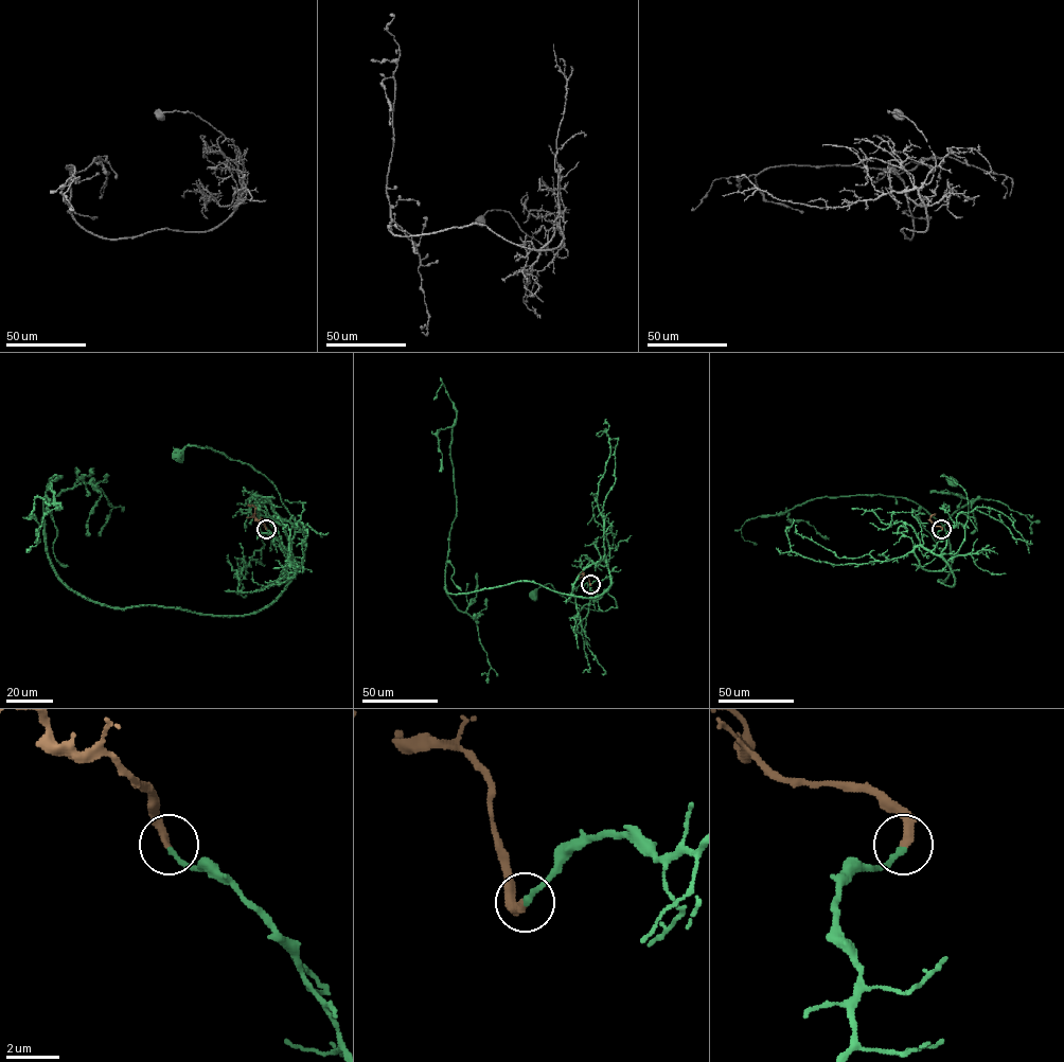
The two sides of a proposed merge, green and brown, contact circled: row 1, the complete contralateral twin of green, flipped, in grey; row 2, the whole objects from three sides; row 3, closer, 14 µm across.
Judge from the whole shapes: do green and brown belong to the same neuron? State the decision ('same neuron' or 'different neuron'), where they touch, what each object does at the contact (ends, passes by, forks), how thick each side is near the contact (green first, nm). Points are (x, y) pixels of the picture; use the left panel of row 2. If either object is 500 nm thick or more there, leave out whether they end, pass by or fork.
same neuron | (266, 529) | green ends | brown ends | 200/300 nm

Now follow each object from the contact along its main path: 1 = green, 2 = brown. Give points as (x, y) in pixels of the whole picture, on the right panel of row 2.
1: (942, 530), (932, 551), (955, 554), (964, 538), (969, 506), (964, 491), (940, 476), (952, 482)
2: (942, 529), (929, 519), (936, 513)

